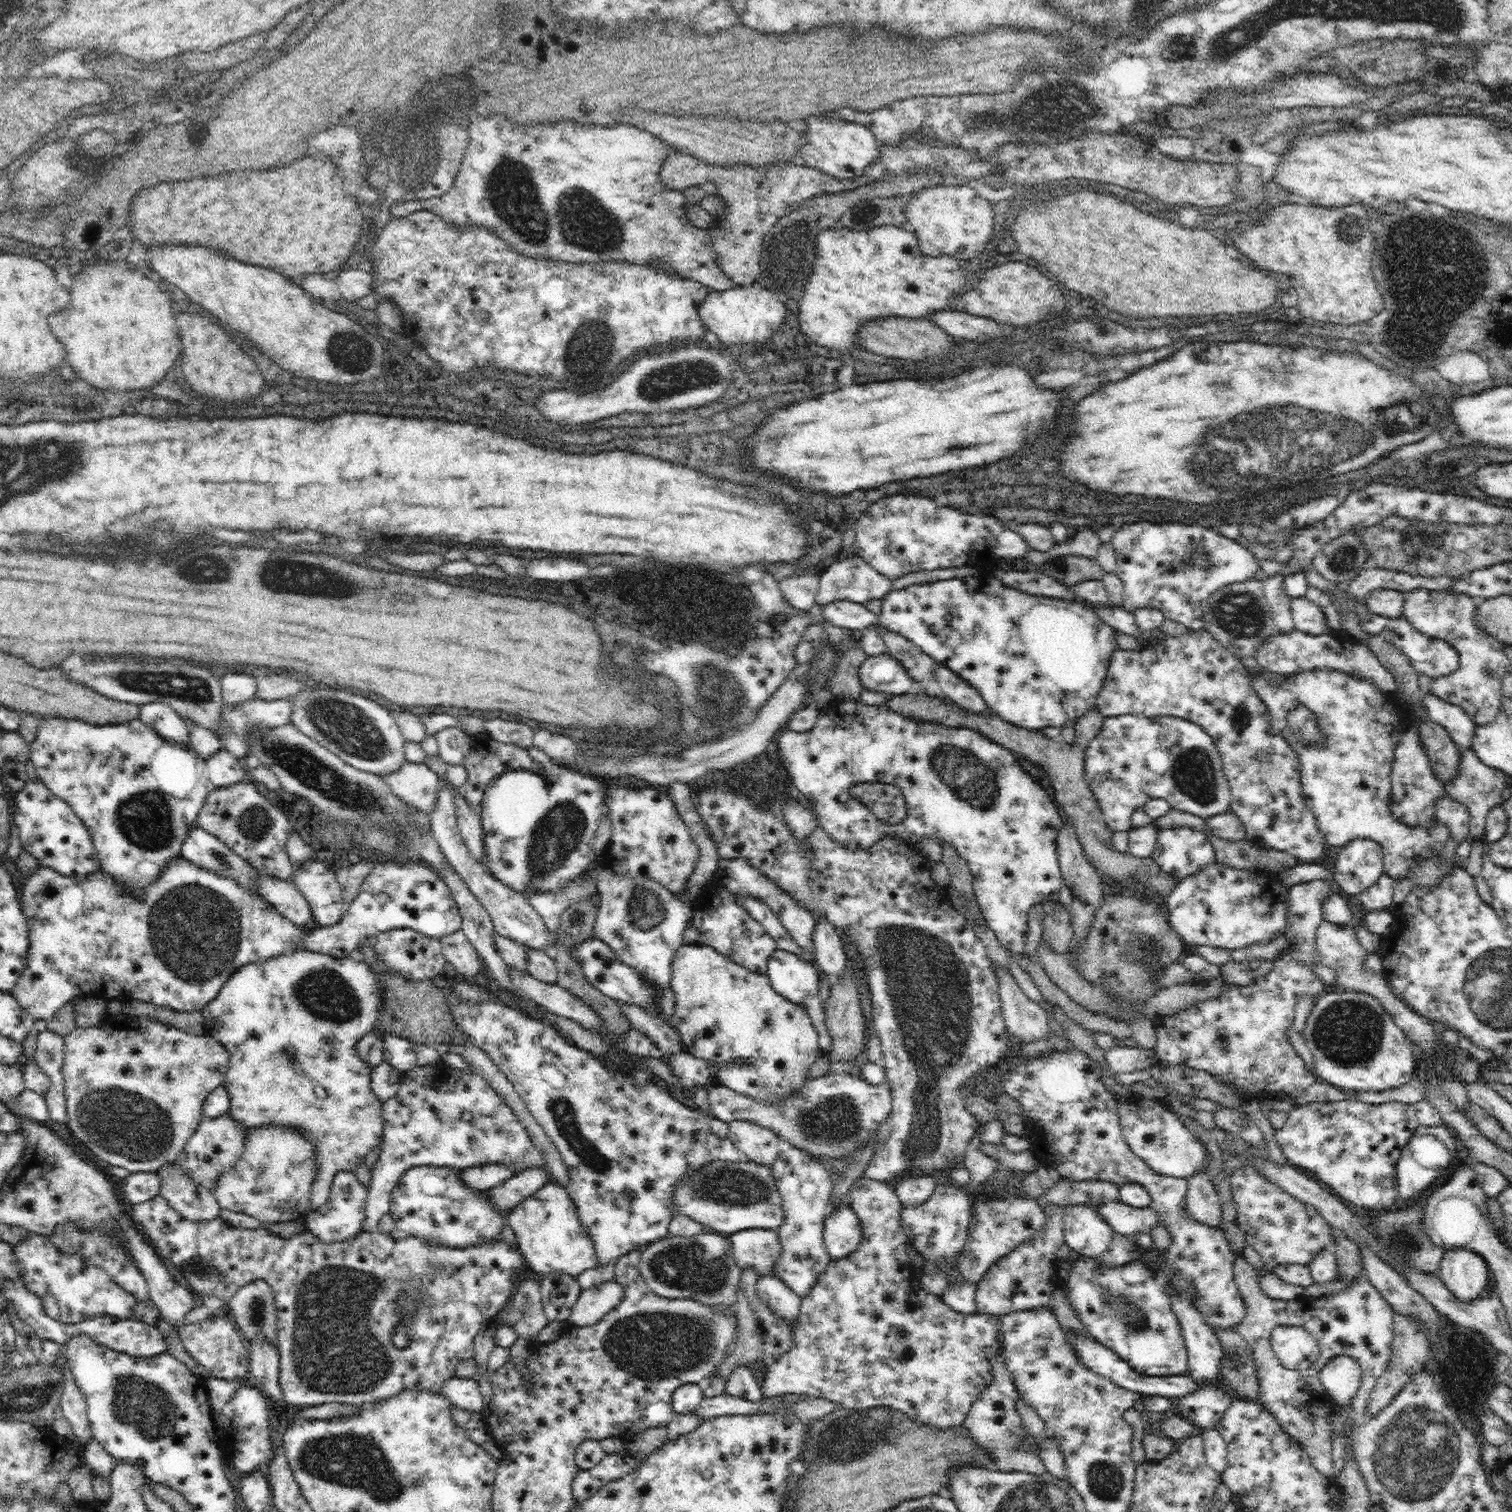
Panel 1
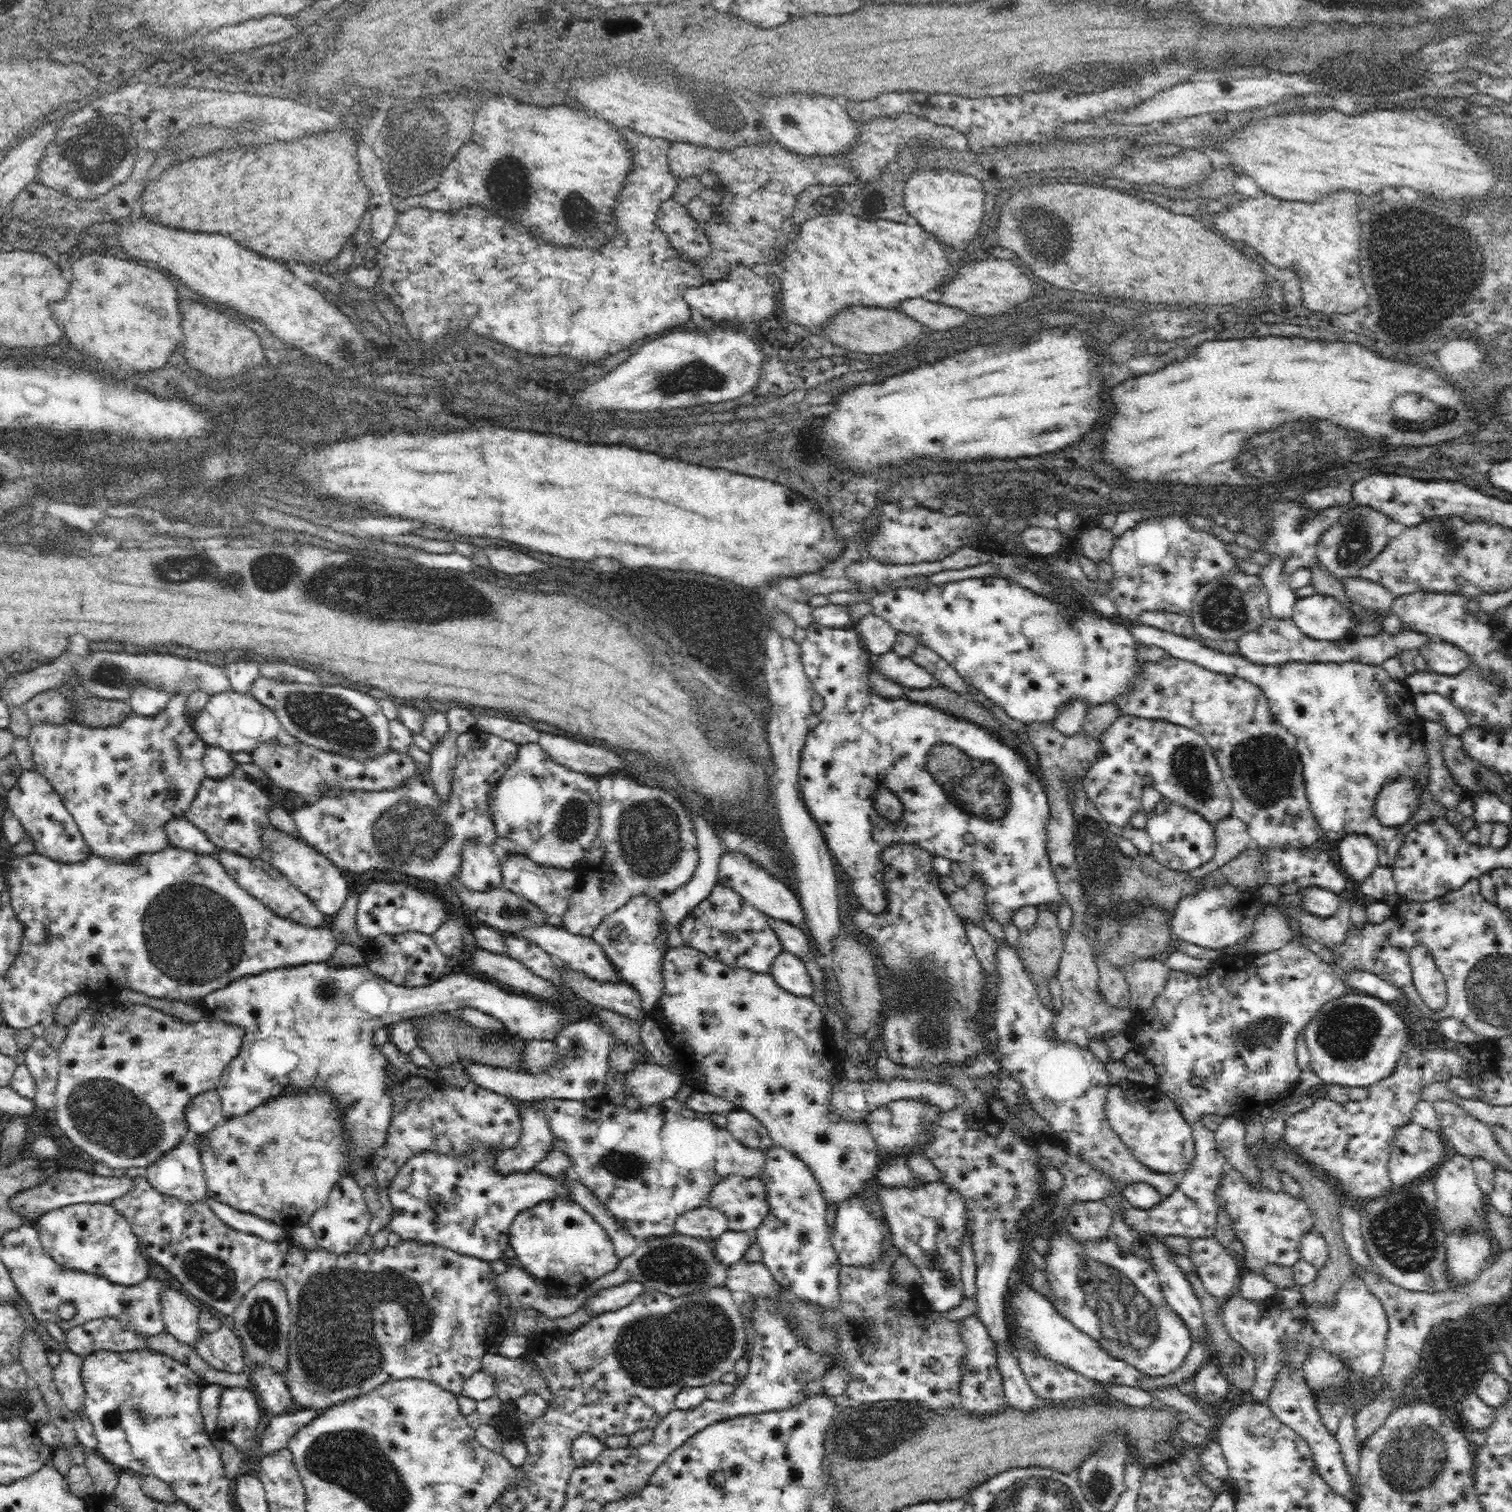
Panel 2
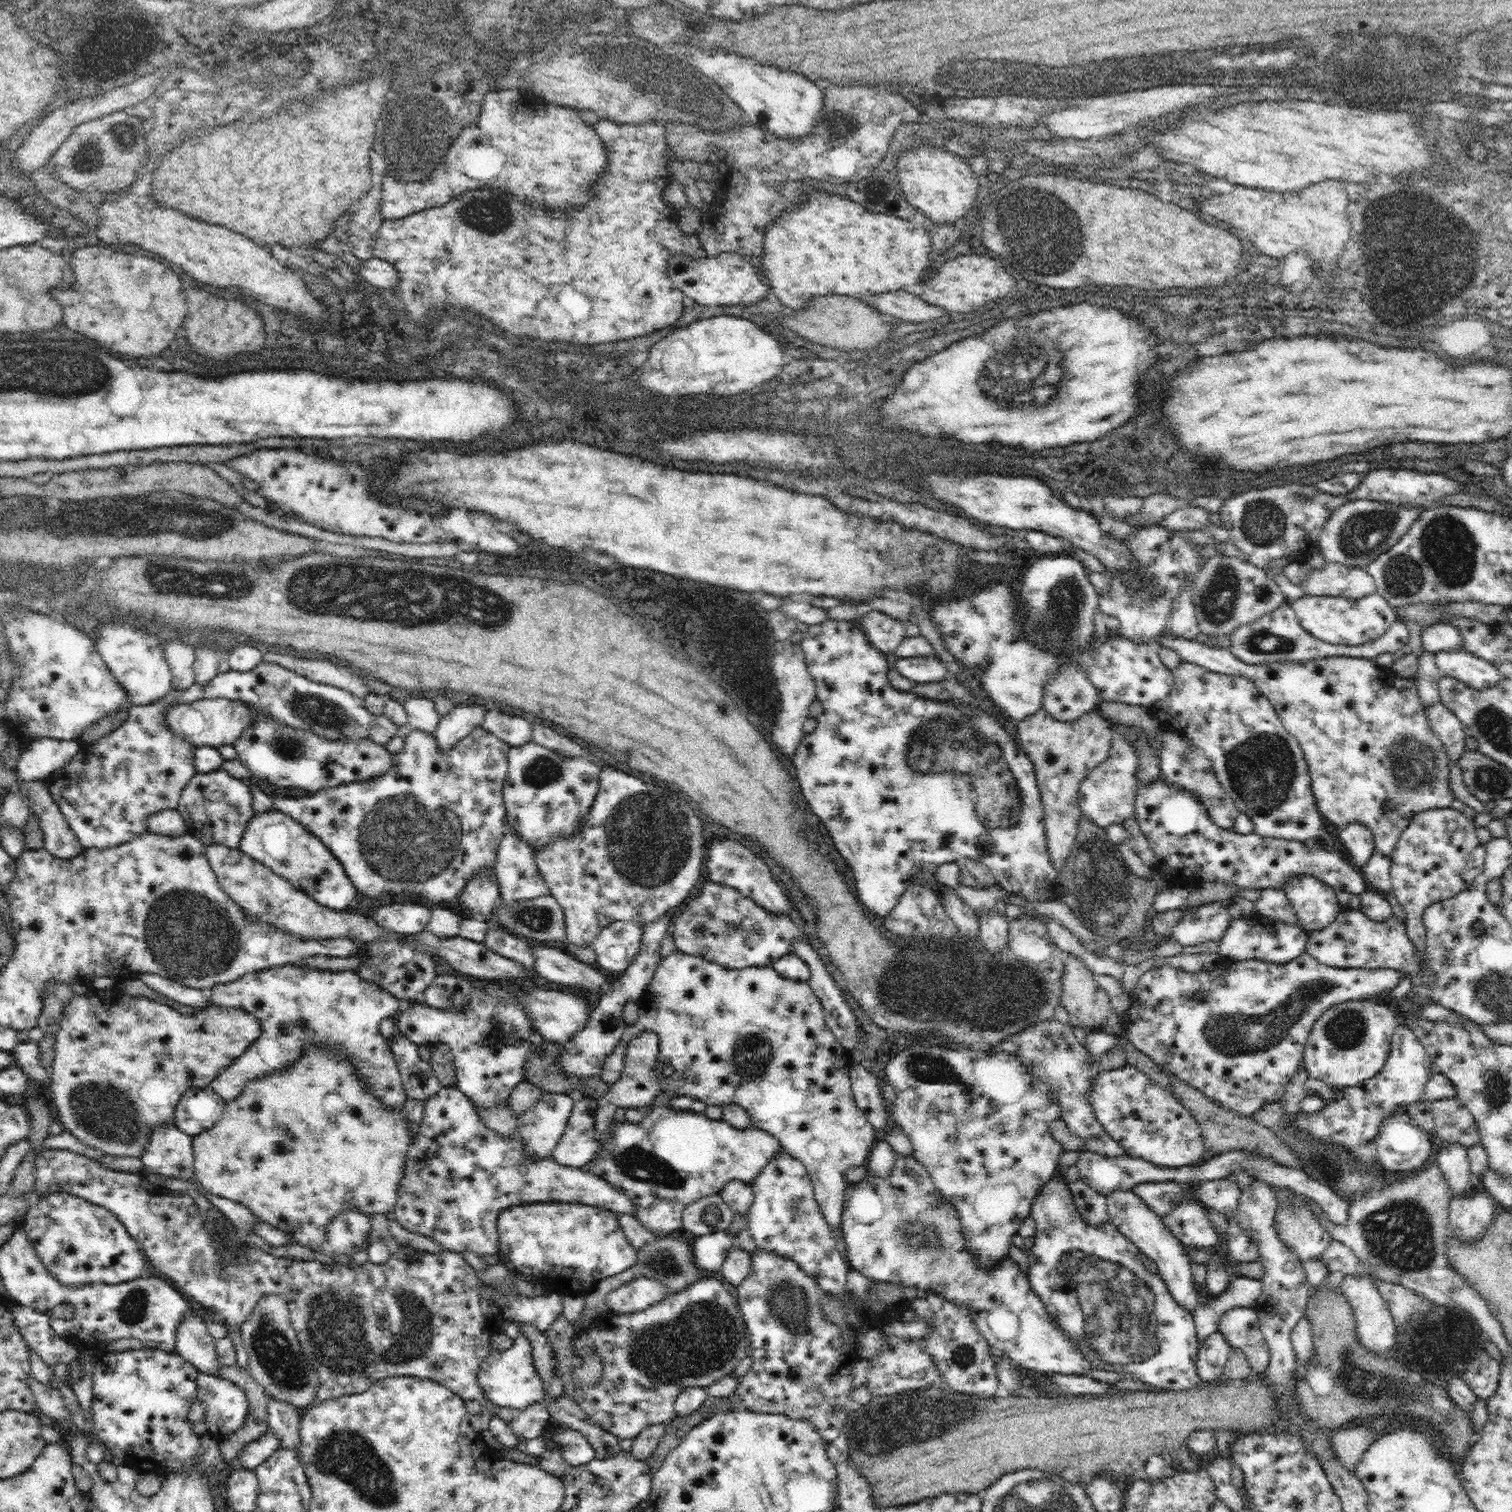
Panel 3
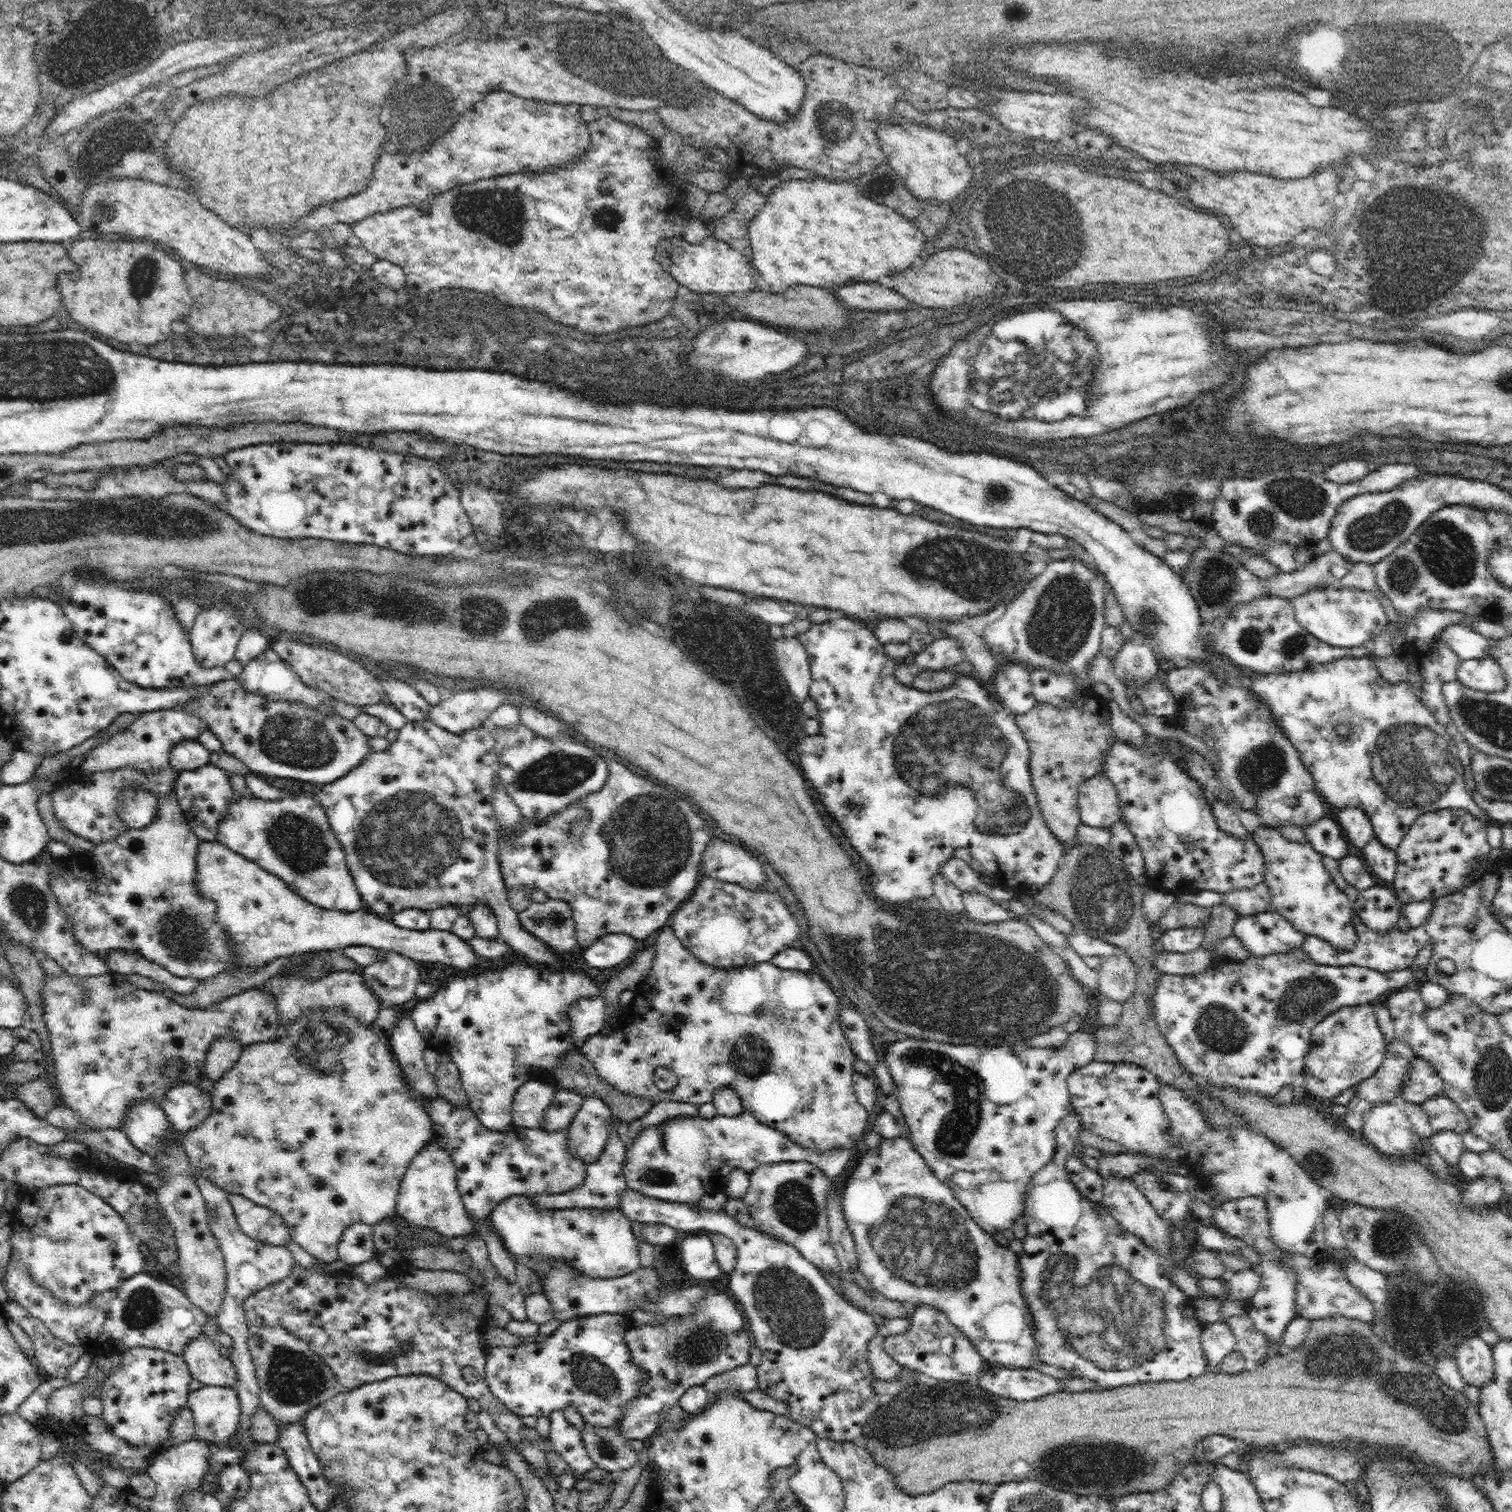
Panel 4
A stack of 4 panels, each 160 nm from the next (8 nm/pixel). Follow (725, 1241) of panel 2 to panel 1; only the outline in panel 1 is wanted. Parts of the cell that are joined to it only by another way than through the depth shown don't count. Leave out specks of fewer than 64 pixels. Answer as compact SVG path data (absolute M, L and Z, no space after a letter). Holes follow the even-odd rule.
M746 1229L728 1236L736 1265L740 1269L756 1270L758 1275L774 1275L781 1244L777 1230Z

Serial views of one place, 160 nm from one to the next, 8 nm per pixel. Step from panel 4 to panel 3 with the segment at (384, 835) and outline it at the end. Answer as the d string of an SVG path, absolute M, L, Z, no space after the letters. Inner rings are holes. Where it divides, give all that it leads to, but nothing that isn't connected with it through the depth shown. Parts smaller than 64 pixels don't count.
M476 727L474 730L457 742L451 749L440 751L438 741L434 737L434 733L426 733L418 729L411 729L404 738L404 749L400 753L391 756L391 767L388 772L378 775L376 778L363 781L354 781L339 787L326 787L320 792L314 792L308 798L293 798L283 796L273 796L274 807L282 813L291 816L294 820L300 821L308 831L316 835L325 847L336 856L336 859L342 863L348 878L352 884L362 894L378 900L381 904L388 904L396 898L408 896L408 898L418 898L419 902L450 902L454 897L460 897L464 886L468 884L468 880L474 874L487 874L493 880L497 880L494 872L494 864L496 864L496 854L499 849L500 841L507 829L505 822L505 803L502 798L502 786L508 772L508 751L511 745L500 740L496 735L488 732L484 727ZM531 943L535 961L533 968L549 982L564 986L592 988L592 991L604 996L612 992L612 978L604 978L598 967L578 961L558 945Z

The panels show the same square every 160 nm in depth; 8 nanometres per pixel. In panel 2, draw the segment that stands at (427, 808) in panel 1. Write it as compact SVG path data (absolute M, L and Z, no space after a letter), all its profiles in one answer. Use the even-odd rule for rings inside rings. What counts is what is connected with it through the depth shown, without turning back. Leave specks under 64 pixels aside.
M278 739L258 743L252 750L252 763L259 766L267 778L276 786L305 795L311 800L332 788L345 788L352 791L379 791L398 788L418 776L418 763L408 755L390 749L382 756L358 760L340 754L326 752L314 746L292 739Z

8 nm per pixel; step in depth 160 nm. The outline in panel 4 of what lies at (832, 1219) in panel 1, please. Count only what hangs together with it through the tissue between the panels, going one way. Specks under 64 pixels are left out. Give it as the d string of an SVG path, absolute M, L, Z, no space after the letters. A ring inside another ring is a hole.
M900 1136L898 1138L884 1138L880 1141L877 1149L867 1149L857 1164L852 1175L847 1180L842 1197L840 1198L842 1212L846 1219L848 1228L852 1233L855 1242L856 1253L858 1253L859 1271L866 1276L871 1289L875 1289L883 1294L888 1300L901 1300L902 1302L912 1302L915 1306L927 1304L940 1312L943 1312L948 1320L958 1327L977 1348L977 1351L990 1363L999 1362L1008 1368L1025 1368L1029 1369L1036 1363L1041 1362L1037 1358L1037 1348L1035 1347L1035 1338L1033 1332L1032 1315L1028 1305L1023 1299L1022 1287L1020 1284L1020 1267L1018 1267L1017 1253L1010 1251L1009 1247L999 1245L994 1237L984 1229L980 1228L973 1220L972 1215L968 1213L964 1205L960 1203L952 1188L948 1187L944 1181L938 1180L932 1169L928 1167L924 1157L914 1149L914 1145L908 1138Z

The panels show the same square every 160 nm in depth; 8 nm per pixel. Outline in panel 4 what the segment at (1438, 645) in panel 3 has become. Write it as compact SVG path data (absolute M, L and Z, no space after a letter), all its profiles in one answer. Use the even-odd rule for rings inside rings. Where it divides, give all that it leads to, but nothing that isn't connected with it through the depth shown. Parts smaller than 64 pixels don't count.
M1464 624L1446 626L1438 636L1458 655L1461 660L1490 657L1492 639L1472 630Z

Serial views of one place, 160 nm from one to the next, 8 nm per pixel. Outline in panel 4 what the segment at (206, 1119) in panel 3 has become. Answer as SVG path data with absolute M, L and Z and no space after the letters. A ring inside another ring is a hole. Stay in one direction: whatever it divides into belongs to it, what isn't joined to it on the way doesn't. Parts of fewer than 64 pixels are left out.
M196 1083L174 1085L161 1102L170 1124L181 1133L196 1129L210 1116L212 1097Z

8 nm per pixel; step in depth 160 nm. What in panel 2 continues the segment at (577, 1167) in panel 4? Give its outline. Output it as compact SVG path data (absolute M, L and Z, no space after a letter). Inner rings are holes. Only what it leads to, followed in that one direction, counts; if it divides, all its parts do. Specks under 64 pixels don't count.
M476 1145L469 1155L454 1155L422 1151L412 1156L396 1173L389 1184L388 1196L392 1204L392 1219L389 1226L404 1240L440 1245L468 1256L492 1262L503 1258L509 1245L509 1228L513 1218L522 1210L532 1208L539 1202L569 1195L560 1177L550 1177L530 1169L528 1172L513 1172L502 1175L494 1169L499 1152L486 1145Z

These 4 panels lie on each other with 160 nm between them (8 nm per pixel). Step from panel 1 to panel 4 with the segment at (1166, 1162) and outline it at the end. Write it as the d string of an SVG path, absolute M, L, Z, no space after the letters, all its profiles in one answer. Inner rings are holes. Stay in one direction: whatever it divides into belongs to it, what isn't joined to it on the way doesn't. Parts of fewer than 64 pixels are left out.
M1093 1061L1086 1066L1073 1069L1067 1078L1071 1107L1080 1116L1083 1128L1098 1136L1110 1139L1130 1149L1130 1152L1158 1156L1164 1160L1182 1163L1185 1157L1185 1148L1168 1135L1168 1119L1159 1097L1159 1080L1146 1068L1128 1064L1126 1062L1099 1062Z

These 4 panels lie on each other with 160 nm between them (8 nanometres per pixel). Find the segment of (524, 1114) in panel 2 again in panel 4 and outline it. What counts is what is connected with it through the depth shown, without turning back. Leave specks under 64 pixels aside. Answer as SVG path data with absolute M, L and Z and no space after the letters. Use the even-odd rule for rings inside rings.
M566 1088L557 1090L545 1112L541 1129L545 1132L560 1132L568 1129L582 1102L584 1097L578 1091L570 1091Z

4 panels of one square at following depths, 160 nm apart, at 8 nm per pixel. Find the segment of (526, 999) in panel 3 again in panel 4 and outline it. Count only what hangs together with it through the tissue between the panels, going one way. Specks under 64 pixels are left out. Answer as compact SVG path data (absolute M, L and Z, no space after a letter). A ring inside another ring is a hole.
M603 996L578 1000L569 1009L569 1026L575 1047L581 1048L588 1037L600 1033L605 1026L607 1005Z

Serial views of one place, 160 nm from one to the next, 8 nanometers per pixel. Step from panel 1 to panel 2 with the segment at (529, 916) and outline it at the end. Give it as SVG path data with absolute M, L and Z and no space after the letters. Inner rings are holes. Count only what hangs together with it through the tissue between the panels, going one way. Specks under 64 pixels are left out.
M448 731L431 750L430 779L434 791L443 804L446 804L452 786L453 772L457 763L457 733ZM548 923L546 925L540 924L540 926L528 926L528 928L522 928L518 932L504 932L504 935L508 937L510 935L526 937L526 940L540 945L552 957L558 957L572 969L585 972L588 977L592 977L597 982L618 983L622 981L613 964L609 962L609 958L606 956L602 946L590 936L572 934L563 926L548 926Z

